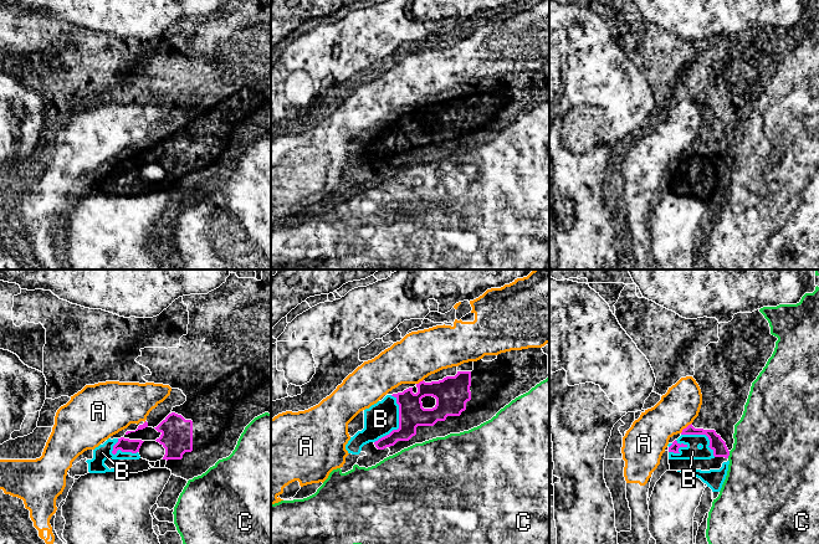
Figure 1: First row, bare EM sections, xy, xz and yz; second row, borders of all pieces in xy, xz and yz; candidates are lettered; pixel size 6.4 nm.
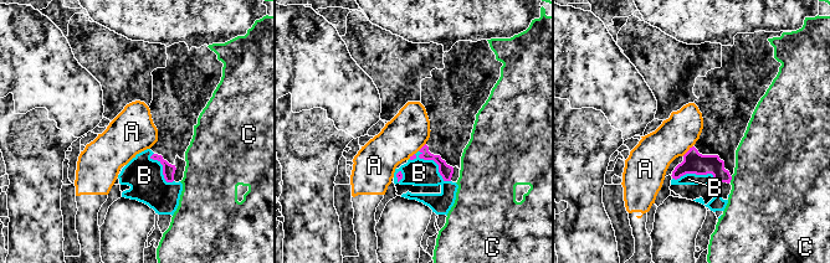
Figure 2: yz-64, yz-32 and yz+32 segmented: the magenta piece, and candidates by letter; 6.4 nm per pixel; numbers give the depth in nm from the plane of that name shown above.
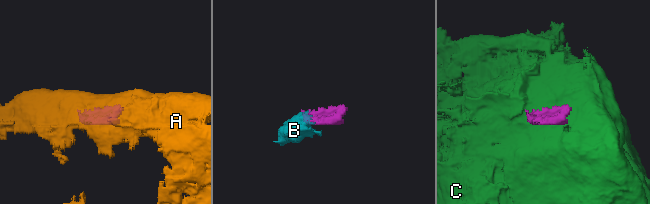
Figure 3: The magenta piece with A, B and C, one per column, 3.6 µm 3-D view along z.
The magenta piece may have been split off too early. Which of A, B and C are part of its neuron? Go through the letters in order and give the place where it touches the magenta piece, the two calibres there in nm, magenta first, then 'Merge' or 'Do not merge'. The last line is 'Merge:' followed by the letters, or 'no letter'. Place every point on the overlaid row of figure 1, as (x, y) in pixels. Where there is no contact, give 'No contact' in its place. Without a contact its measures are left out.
A: Touches magenta at yz (686, 427). Thickness 90 nm (magenta) against 260 nm. Do not merge
B: Touches magenta at xz (399, 424). Thickness 170 nm (magenta) against 220 nm. Merge
C: Touches magenta at yz (728, 455). Thickness 100 nm (magenta) against 480 nm. Do not merge
Merge: B

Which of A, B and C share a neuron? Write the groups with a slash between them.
A / B / C

